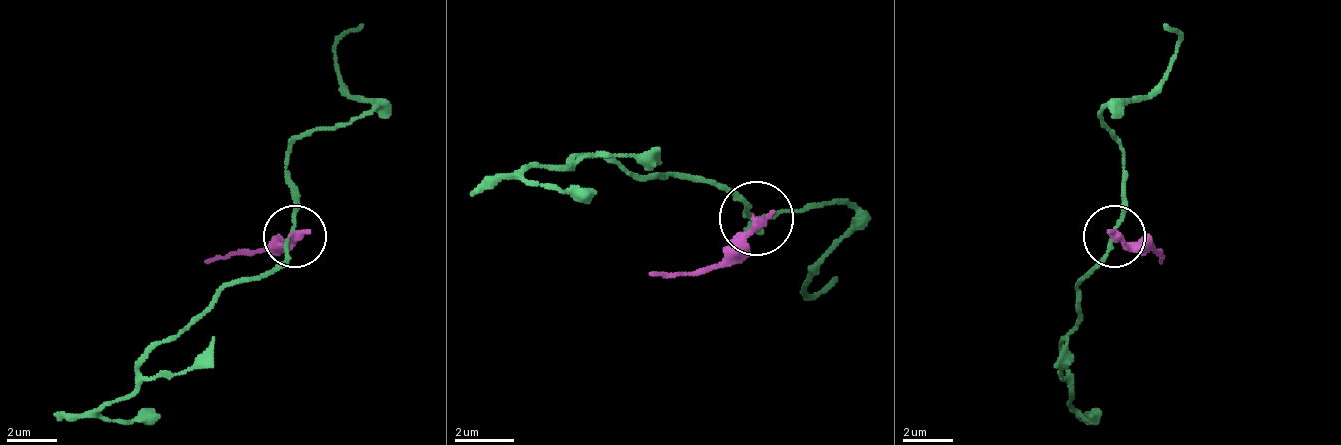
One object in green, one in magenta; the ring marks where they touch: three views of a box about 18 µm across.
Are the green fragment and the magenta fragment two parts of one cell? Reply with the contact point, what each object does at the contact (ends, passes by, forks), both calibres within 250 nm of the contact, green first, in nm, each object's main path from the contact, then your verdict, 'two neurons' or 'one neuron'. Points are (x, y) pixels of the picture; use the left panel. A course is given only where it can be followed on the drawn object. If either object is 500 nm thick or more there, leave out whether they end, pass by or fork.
place (294, 236); green passes by; magenta ends; calibres 130 and 320 nm; course green (293, 238), (262, 275), (230, 281), (137, 369), (137, 388), (99, 413), (162, 413); course magenta (293, 238), (249, 256), (205, 263); two neurons

